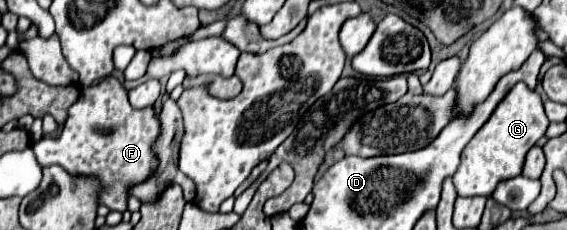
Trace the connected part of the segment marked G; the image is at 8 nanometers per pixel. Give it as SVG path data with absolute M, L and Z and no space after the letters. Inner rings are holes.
M516 83L510 93L498 103L490 119L478 129L478 133L464 147L458 171L454 173L454 185L460 197L492 195L502 179L510 179L522 173L524 157L530 147L544 135L548 127L548 117L544 113L542 99L536 91L528 89L526 83Z

